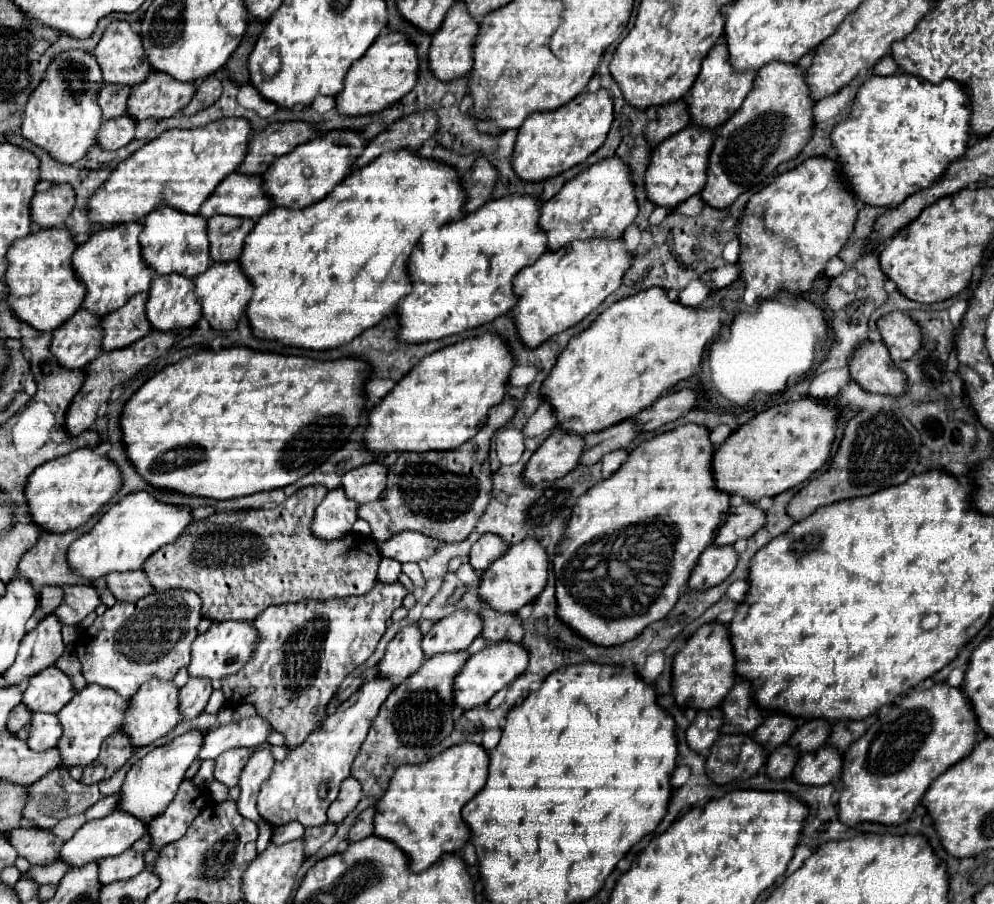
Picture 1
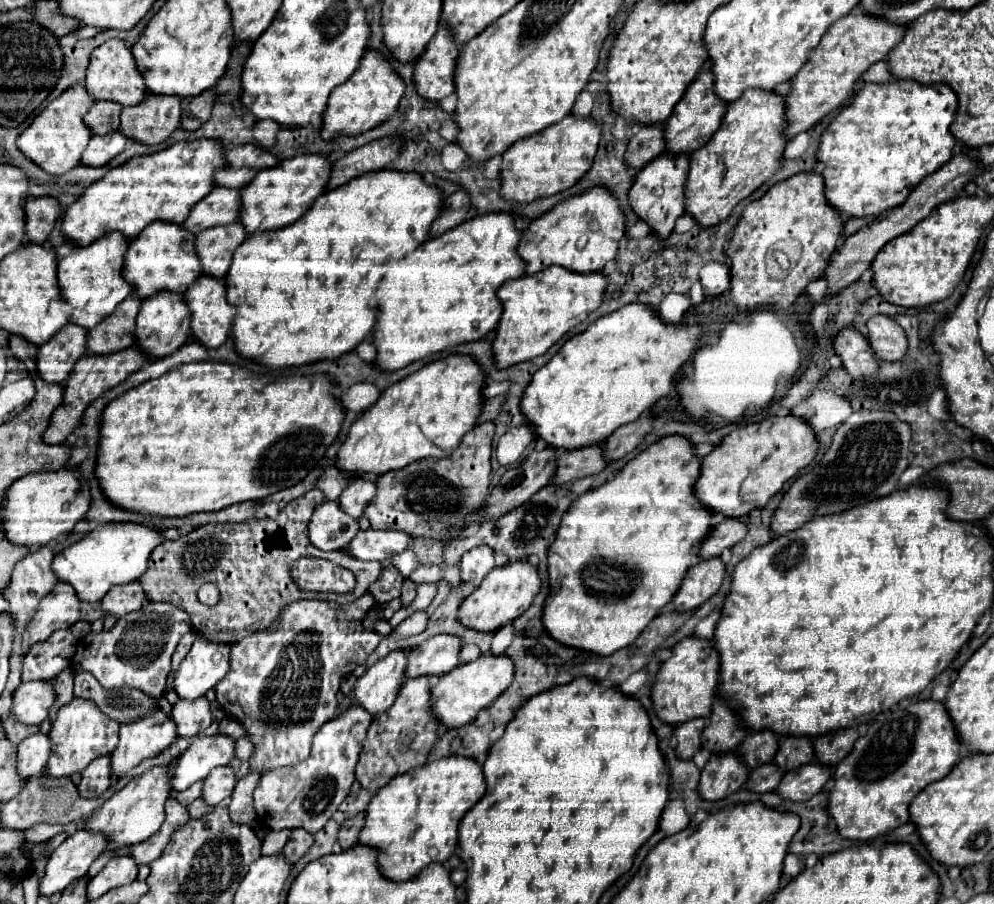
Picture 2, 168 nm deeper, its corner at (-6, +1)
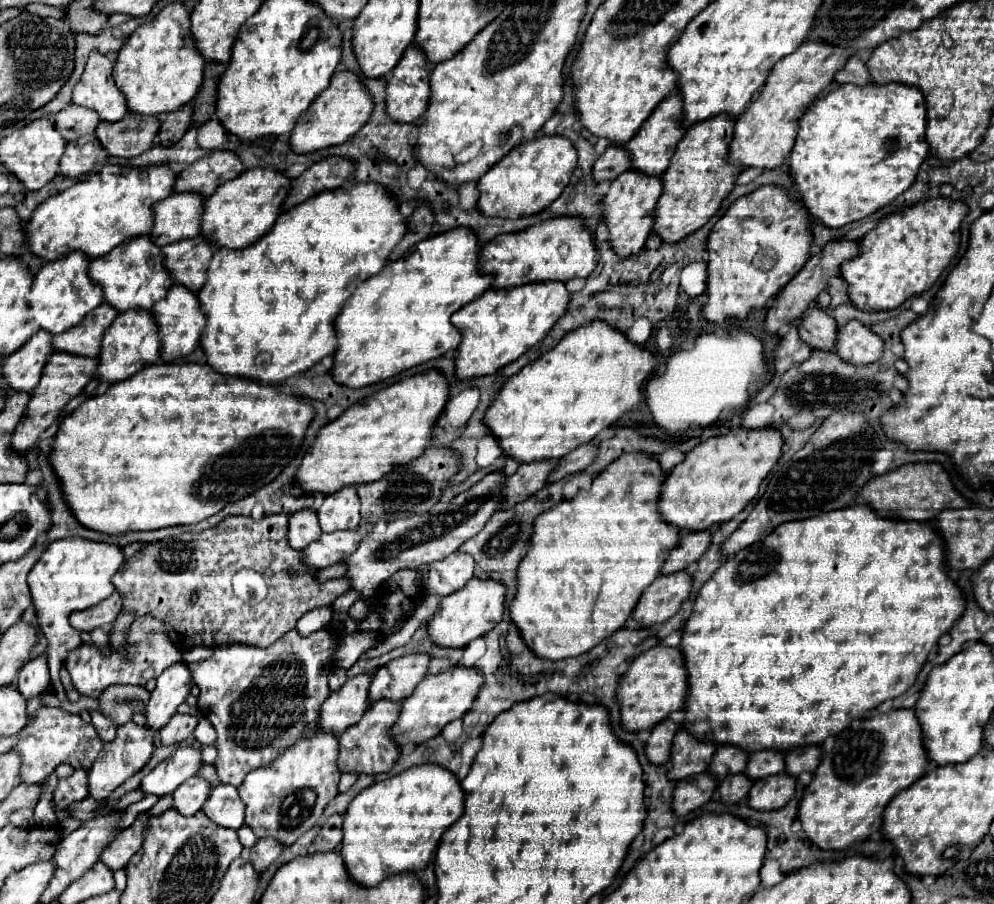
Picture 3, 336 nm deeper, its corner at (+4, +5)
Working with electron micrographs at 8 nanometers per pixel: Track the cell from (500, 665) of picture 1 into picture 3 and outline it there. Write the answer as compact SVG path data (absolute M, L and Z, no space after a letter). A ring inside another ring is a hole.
M450 667L438 675L424 677L414 693L402 701L400 705L400 717L392 725L392 737L398 747L406 743L426 743L428 739L440 735L444 725L448 725L454 719L462 719L462 715L472 707L474 695L478 695L478 687L482 685L482 673L478 669L462 669L462 667Z

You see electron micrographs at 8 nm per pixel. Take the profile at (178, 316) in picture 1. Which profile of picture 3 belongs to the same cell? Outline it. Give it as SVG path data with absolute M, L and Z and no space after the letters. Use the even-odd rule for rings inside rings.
M132 309L120 313L106 329L100 349L100 365L94 379L98 379L100 383L118 383L130 379L134 373L144 369L146 365L152 365L154 361L160 361L160 339L158 329L154 329L154 319L148 311Z

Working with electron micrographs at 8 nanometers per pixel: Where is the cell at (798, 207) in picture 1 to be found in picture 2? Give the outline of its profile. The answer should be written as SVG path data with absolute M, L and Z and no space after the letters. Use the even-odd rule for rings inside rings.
M798 173L770 187L764 197L752 201L732 233L728 247L732 299L740 309L776 307L788 309L808 283L824 275L832 253L844 237L840 211L830 207L824 195L824 177L820 173Z

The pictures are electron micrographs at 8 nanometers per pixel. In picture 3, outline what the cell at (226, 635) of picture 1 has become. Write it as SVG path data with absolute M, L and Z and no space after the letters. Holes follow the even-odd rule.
M176 663L168 667L158 679L156 679L156 689L150 693L150 701L146 705L144 717L146 717L146 729L158 731L170 721L172 715L176 715L176 709L180 703L186 701L190 695L190 671L186 671L184 663Z

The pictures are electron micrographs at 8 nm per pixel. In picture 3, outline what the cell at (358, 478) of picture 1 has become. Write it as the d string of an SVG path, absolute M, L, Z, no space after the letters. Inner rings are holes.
M344 487L332 495L326 495L320 505L318 521L322 533L342 531L342 529L358 529L360 527L360 503L356 495L356 487Z

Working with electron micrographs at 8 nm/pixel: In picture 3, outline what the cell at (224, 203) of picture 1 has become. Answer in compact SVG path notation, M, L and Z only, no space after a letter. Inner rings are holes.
M174 193L152 207L154 225L150 239L164 247L182 239L192 239L200 233L204 199L194 193Z

